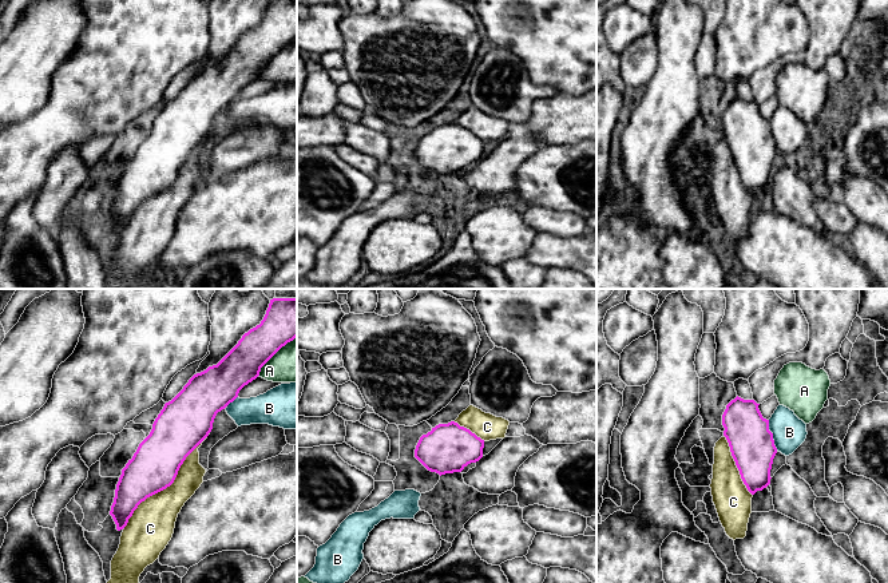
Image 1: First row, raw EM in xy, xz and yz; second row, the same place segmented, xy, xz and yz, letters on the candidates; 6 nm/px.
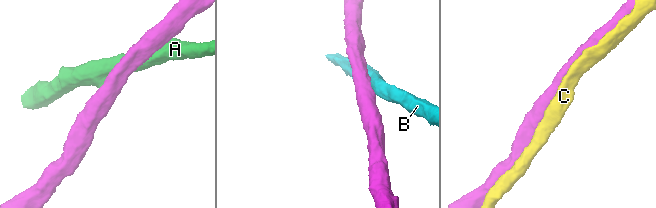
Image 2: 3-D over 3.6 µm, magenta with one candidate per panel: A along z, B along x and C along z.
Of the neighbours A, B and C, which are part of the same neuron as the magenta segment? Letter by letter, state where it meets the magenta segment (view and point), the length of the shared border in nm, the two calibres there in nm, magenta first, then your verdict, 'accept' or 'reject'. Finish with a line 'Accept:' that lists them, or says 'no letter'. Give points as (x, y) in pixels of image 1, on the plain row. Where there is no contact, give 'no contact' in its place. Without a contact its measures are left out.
A: contact xy (274, 54); length 340 nm; calibres 240 and 240 nm; reject
B: contact yz (772, 135); length 190 nm; calibres 260 and 200 nm; reject
C: contact xy (167, 186); length 750 nm; calibres 280 and 260 nm; accept
Accept: C

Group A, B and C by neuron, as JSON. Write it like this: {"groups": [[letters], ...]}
{"groups": [["A", "B"], ["C"]]}

